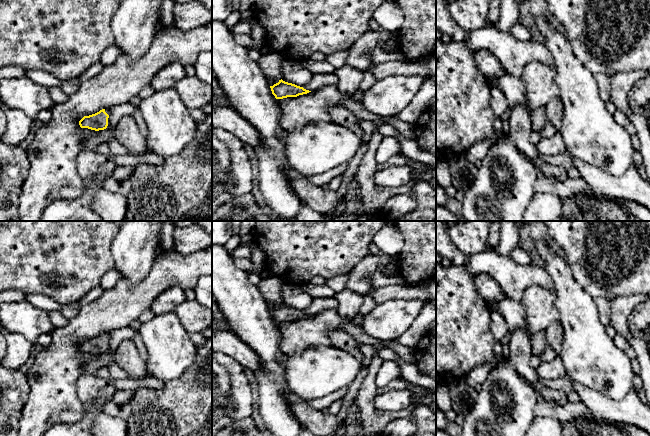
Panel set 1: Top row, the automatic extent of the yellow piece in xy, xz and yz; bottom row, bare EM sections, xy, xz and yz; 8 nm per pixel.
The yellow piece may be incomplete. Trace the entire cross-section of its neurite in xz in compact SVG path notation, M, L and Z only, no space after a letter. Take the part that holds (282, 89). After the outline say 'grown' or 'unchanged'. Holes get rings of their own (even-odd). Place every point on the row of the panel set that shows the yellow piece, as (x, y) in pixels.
M279 80L278 83L270 86L272 94L276 99L283 99L287 97L297 97L299 95L307 94L311 91L304 89L292 83Z | unchanged

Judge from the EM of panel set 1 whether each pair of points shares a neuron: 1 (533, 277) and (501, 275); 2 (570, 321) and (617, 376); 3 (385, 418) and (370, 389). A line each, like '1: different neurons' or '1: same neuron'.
1: same neuron
2: same neuron
3: same neuron

